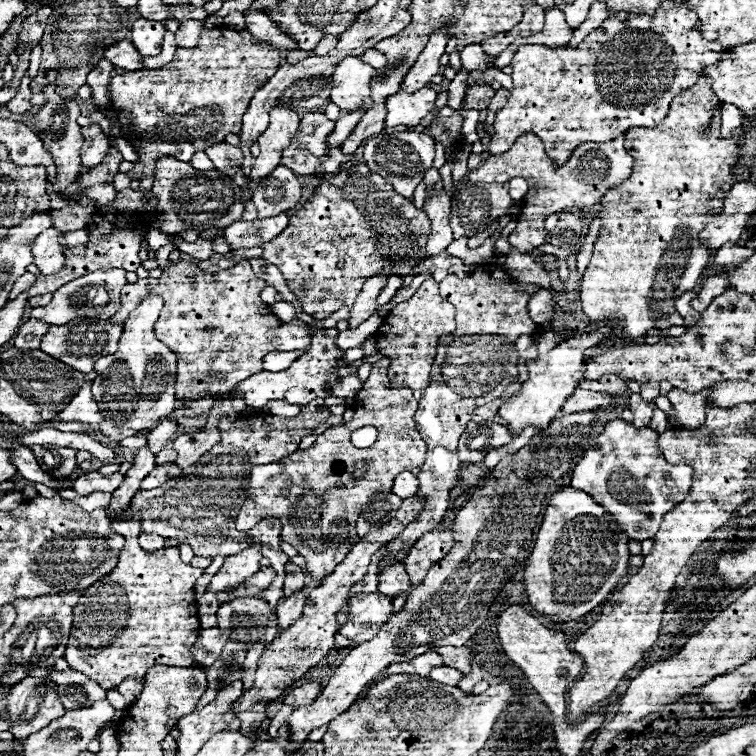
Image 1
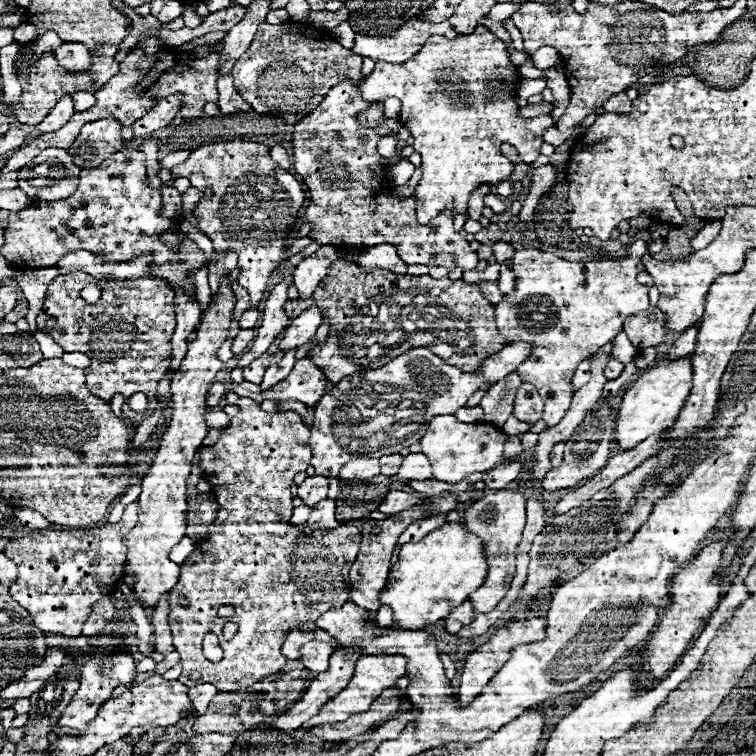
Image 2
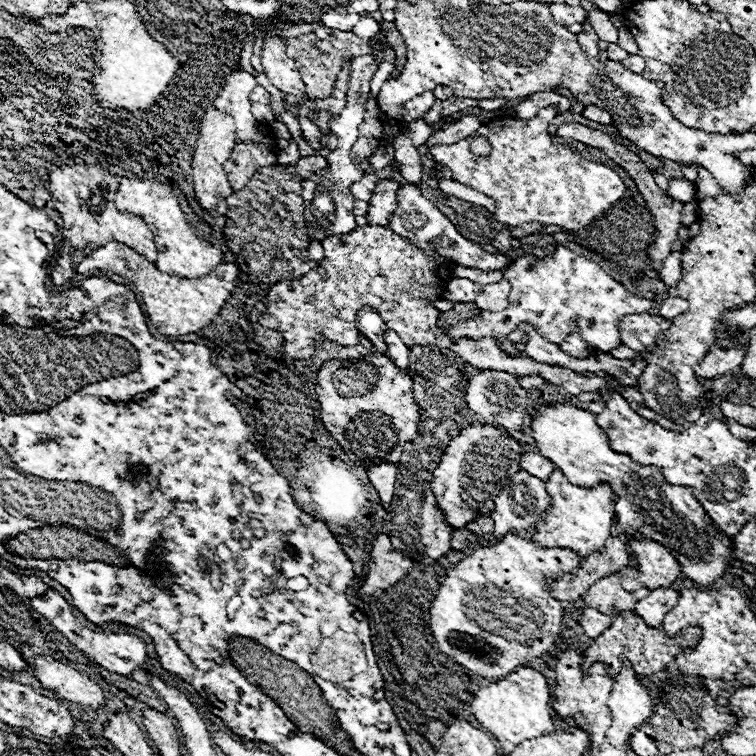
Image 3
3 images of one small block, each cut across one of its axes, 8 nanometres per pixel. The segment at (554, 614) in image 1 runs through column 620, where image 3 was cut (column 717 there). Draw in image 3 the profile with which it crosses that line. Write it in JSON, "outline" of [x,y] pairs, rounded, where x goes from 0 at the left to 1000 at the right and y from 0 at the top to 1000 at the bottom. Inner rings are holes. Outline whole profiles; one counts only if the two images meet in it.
{"outline":[[[717,532],[717,534],[704,537],[701,550],[704,550],[701,577],[706,579],[709,593],[714,595],[714,601],[730,606],[730,611],[743,622],[743,627],[751,632],[751,638],[770,643],[770,646],[788,643],[794,638],[807,640],[807,646],[817,656],[813,669],[813,689],[825,706],[833,706],[836,701],[847,698],[852,709],[865,712],[868,717],[878,720],[889,733],[894,733],[894,741],[899,743],[902,757],[921,772],[929,772],[937,778],[944,772],[944,767],[950,767],[958,759],[960,749],[966,746],[966,733],[968,733],[971,720],[960,706],[955,706],[950,698],[944,698],[944,690],[934,683],[926,664],[915,656],[915,646],[884,640],[868,616],[849,616],[844,611],[836,611],[831,601],[812,598],[804,587],[799,569],[788,561],[788,550],[778,542],[762,540],[751,532],[746,532],[746,534]]]}

